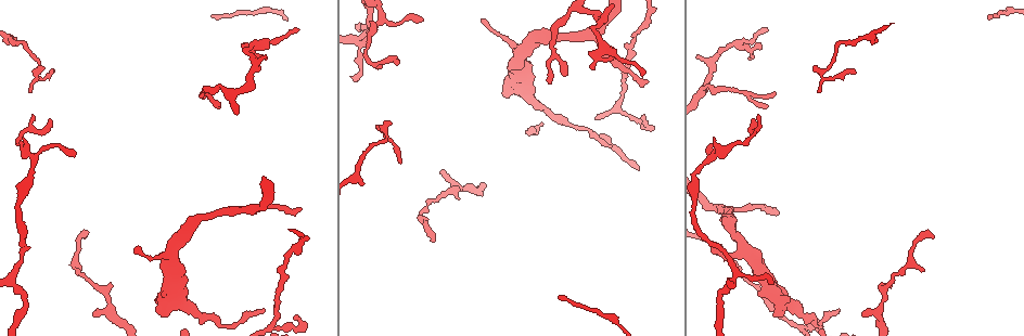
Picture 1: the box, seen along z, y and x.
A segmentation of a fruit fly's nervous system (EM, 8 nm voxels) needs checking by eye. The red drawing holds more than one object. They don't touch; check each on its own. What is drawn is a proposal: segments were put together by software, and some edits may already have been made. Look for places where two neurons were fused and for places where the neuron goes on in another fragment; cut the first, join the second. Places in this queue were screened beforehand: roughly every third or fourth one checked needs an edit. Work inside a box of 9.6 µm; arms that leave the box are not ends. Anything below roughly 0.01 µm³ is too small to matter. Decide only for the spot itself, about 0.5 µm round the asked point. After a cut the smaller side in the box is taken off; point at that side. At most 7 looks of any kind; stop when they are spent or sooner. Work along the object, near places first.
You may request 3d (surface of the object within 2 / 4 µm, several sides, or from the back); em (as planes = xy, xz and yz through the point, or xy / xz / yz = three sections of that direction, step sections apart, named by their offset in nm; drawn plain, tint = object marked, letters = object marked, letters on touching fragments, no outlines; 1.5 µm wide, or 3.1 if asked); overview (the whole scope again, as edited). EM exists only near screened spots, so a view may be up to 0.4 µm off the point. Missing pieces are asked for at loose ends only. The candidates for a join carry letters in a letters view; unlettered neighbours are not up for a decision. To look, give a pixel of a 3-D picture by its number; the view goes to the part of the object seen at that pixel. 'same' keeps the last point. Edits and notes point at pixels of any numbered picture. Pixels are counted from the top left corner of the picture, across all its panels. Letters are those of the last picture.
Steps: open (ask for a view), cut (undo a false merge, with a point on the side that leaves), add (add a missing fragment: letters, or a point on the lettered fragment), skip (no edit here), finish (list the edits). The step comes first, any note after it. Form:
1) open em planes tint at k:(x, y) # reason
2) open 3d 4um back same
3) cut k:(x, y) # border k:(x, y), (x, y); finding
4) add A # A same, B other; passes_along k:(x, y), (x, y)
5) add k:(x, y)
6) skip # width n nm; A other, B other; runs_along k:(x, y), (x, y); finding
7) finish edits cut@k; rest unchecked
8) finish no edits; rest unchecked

open 3d 2um at 1:(487, 23) # tapers out

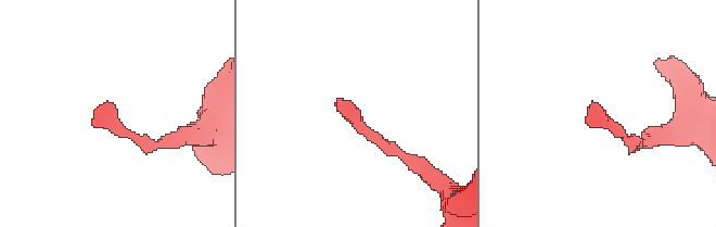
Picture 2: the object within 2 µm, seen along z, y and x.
open em xy step 4 tint at 2:(596, 103) # now the EM

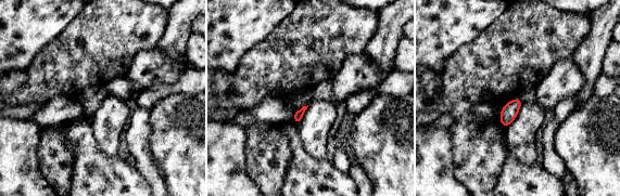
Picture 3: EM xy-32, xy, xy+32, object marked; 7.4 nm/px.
open em planes letters same

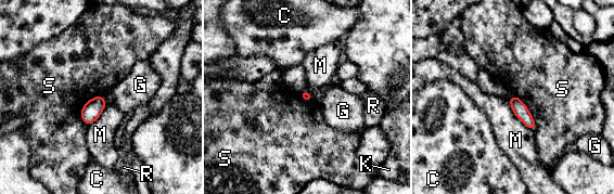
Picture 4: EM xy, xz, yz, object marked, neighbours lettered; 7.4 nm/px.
skip # width 70 nm; C other, G other, K other, M other, R other, S other; no lettered fragment goes on from it

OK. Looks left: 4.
open em xz step 4 tint at 1:(420, 19) # tapers out

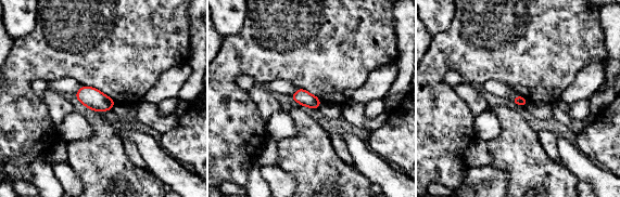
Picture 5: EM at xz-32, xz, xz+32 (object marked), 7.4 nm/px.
open em planes letters same # another direction

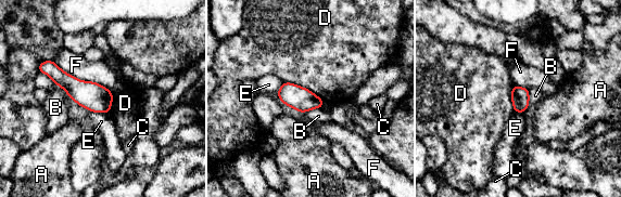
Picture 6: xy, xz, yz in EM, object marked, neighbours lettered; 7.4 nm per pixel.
skip # A other, B other, C other, D other, E other, F other; border 6:(283, 81), (307, 88), (325, 103); none of them fits

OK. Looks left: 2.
open em xz step 4 letters at 1:(641, 75) # tapers out

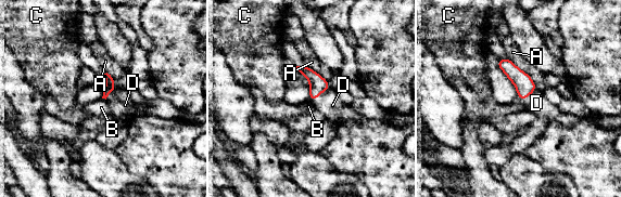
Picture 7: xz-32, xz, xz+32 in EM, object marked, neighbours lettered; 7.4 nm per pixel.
open em planes letters same # cut it another way

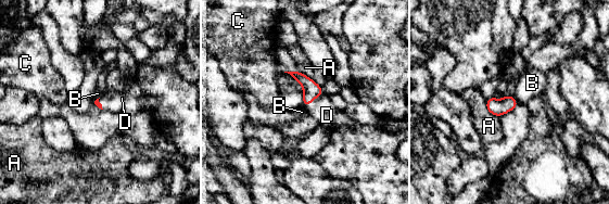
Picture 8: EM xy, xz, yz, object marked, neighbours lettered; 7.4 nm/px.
add D # A other, B other, C other, D same; passes_along 8:(312, 90), (314, 99), (321, 109); it goes on there

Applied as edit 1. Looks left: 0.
finish edits add@8; rest unchecked

